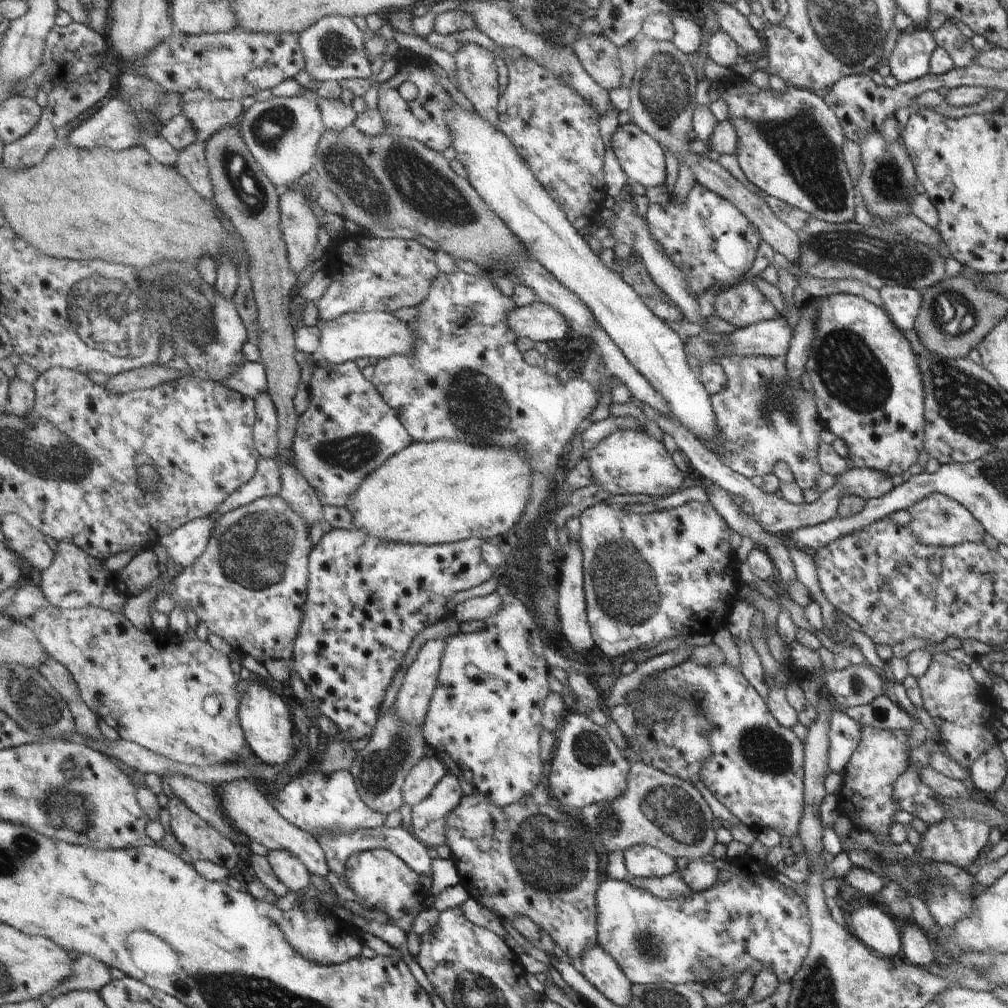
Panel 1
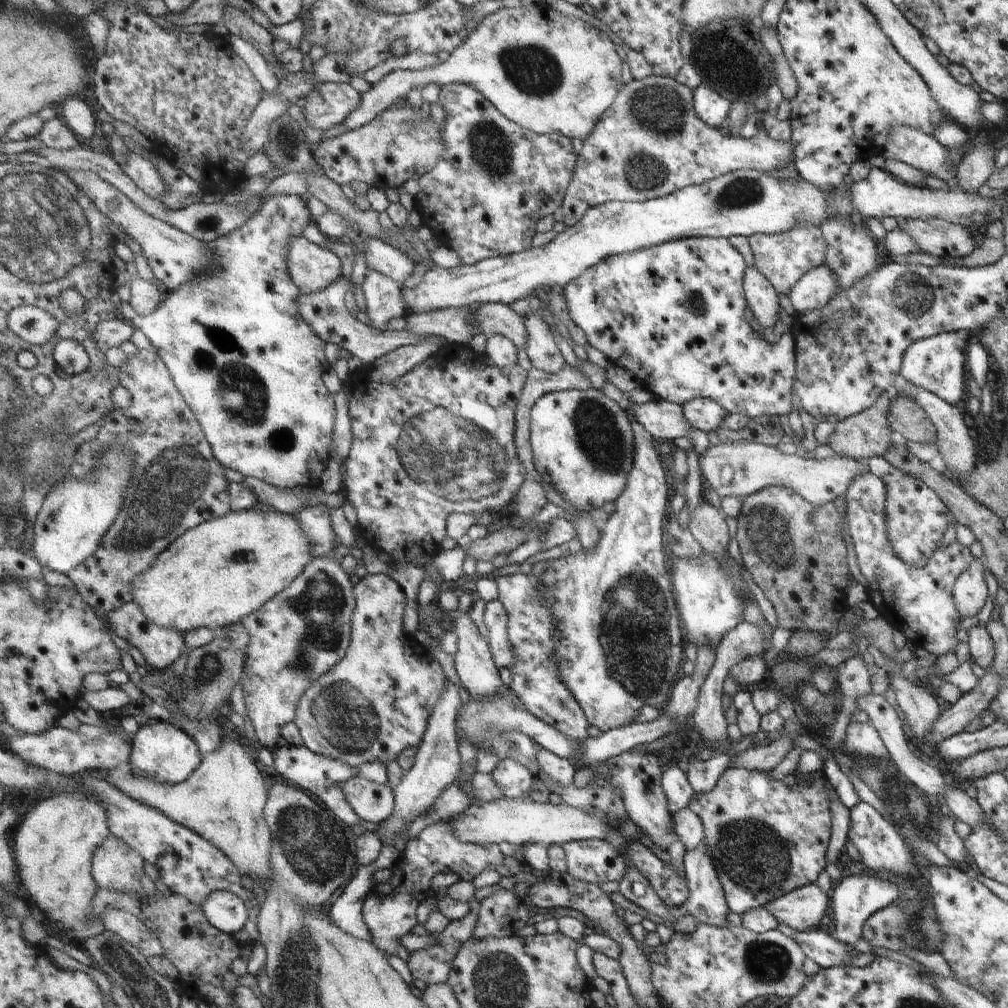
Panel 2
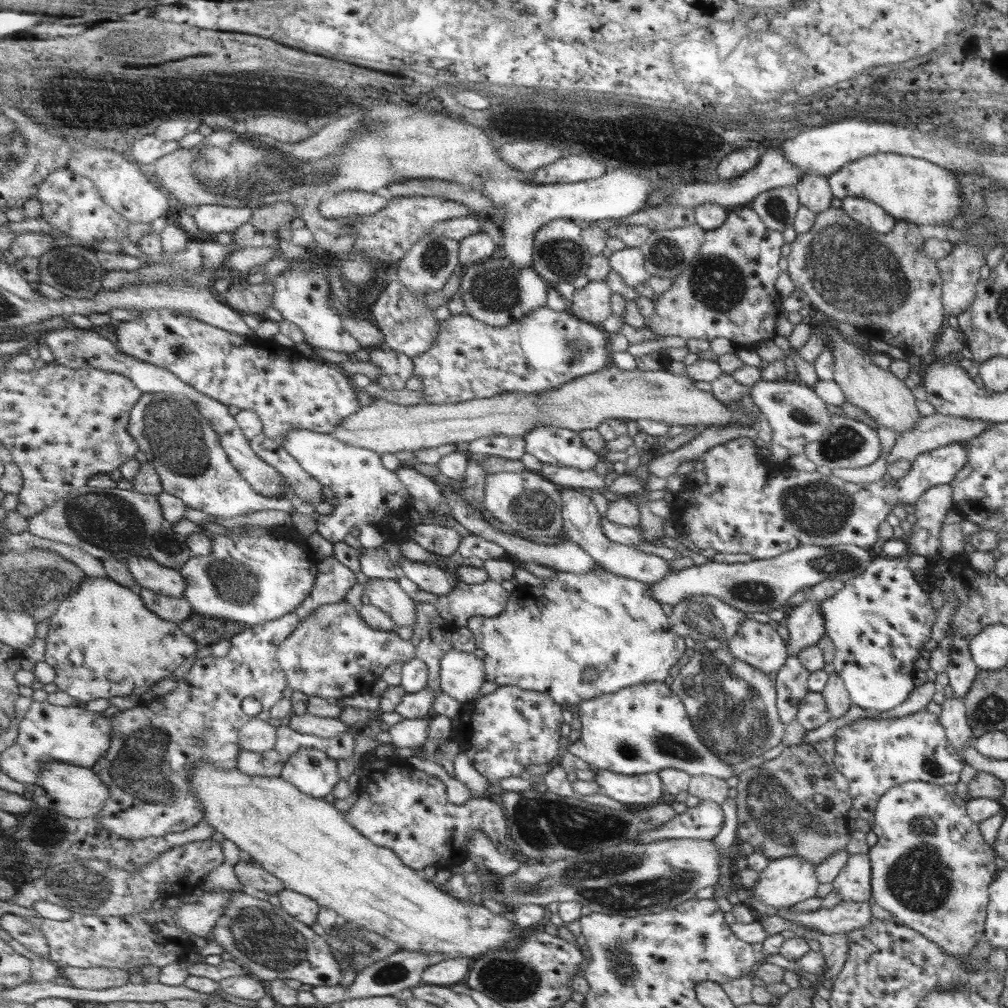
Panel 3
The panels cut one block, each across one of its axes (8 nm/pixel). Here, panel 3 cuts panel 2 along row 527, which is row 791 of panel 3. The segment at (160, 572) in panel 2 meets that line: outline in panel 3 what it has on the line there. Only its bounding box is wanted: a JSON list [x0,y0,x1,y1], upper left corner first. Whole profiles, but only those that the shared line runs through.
[190,762,516,959]

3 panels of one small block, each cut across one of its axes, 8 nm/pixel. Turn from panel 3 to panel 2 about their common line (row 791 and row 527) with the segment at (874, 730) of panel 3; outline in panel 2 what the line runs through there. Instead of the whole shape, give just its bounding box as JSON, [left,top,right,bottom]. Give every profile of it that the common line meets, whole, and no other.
[844,471,973,656]

